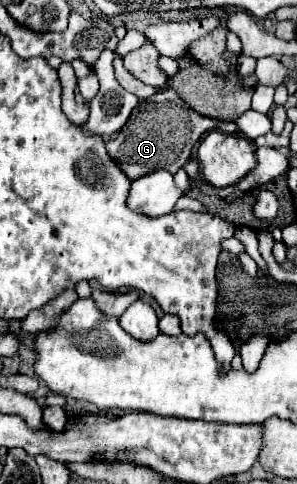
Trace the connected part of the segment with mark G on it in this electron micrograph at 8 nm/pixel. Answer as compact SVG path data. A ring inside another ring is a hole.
M161 90L151 98L139 102L127 126L123 126L123 130L115 140L107 142L107 150L119 162L119 166L127 172L127 176L133 180L145 174L151 174L159 168L171 170L175 174L181 166L185 166L191 160L191 152L195 144L201 140L201 136L205 132L211 132L213 128L227 134L239 132L235 124L201 116L195 110L191 110L175 92Z

